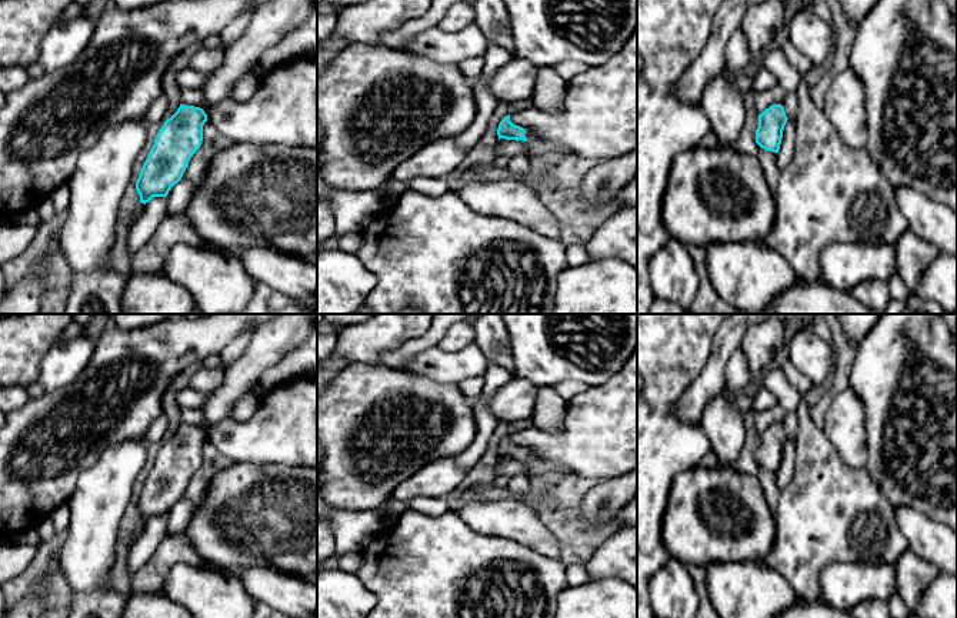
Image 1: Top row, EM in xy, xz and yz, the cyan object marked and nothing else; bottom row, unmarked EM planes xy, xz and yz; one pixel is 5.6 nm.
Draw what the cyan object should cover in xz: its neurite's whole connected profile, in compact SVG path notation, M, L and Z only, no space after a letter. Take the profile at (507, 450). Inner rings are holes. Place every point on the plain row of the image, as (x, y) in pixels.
M510 434L506 435L497 448L497 455L500 458L506 460L523 460L523 461L530 461L530 460L538 460L537 454L531 448L523 448L520 445L516 445L510 441Z

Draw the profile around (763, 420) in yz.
M776 405L776 407L770 408L770 410L754 412L756 431L758 434L761 434L770 425L781 424L786 414L787 414L787 411L788 411L787 408L784 408L781 405Z

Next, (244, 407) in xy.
M247 394L240 398L230 411L230 418L244 421L251 417L259 405L259 398L254 394Z

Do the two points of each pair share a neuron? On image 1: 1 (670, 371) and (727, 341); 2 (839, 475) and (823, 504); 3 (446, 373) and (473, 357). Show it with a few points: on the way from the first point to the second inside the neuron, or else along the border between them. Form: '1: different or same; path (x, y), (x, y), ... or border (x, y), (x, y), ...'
1: different; border (720, 328), (716, 333), (709, 360), (694, 380)
2: same; path (832, 483), (826, 488), (826, 497)
3: same; path (453, 367), (466, 364)

